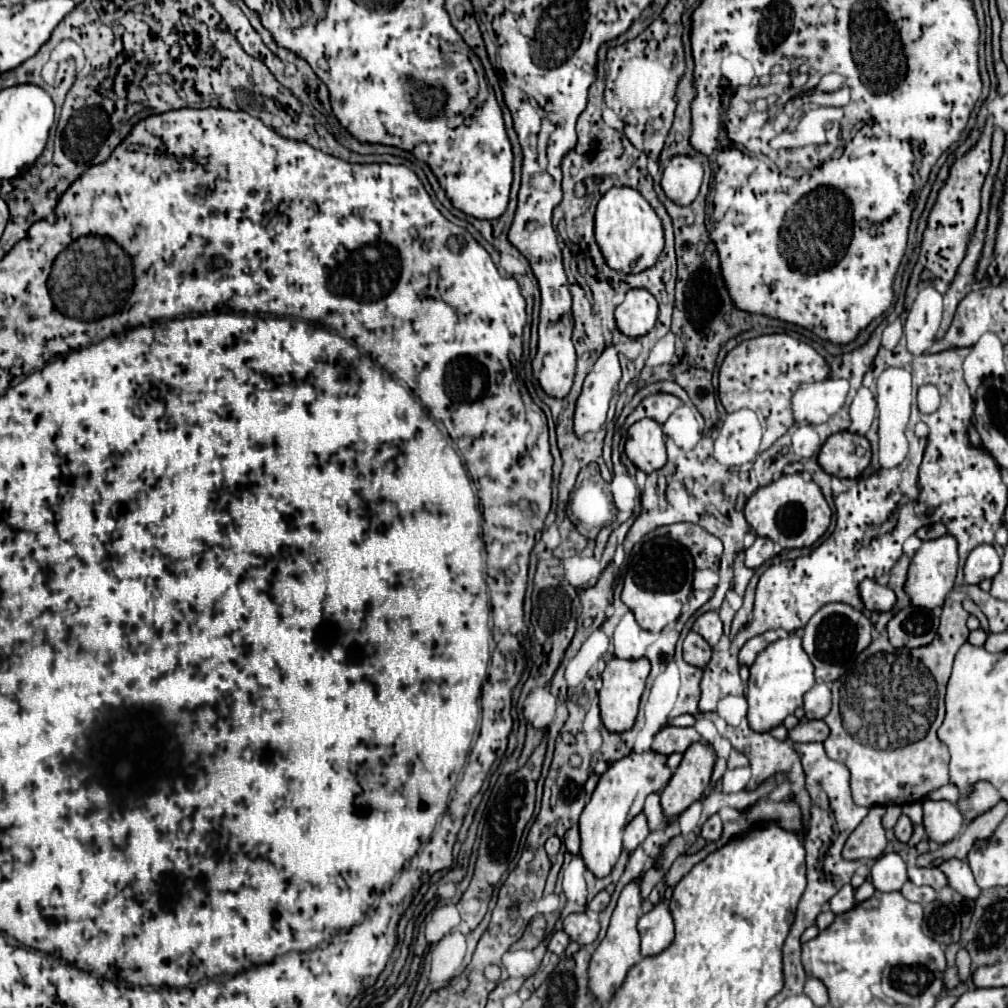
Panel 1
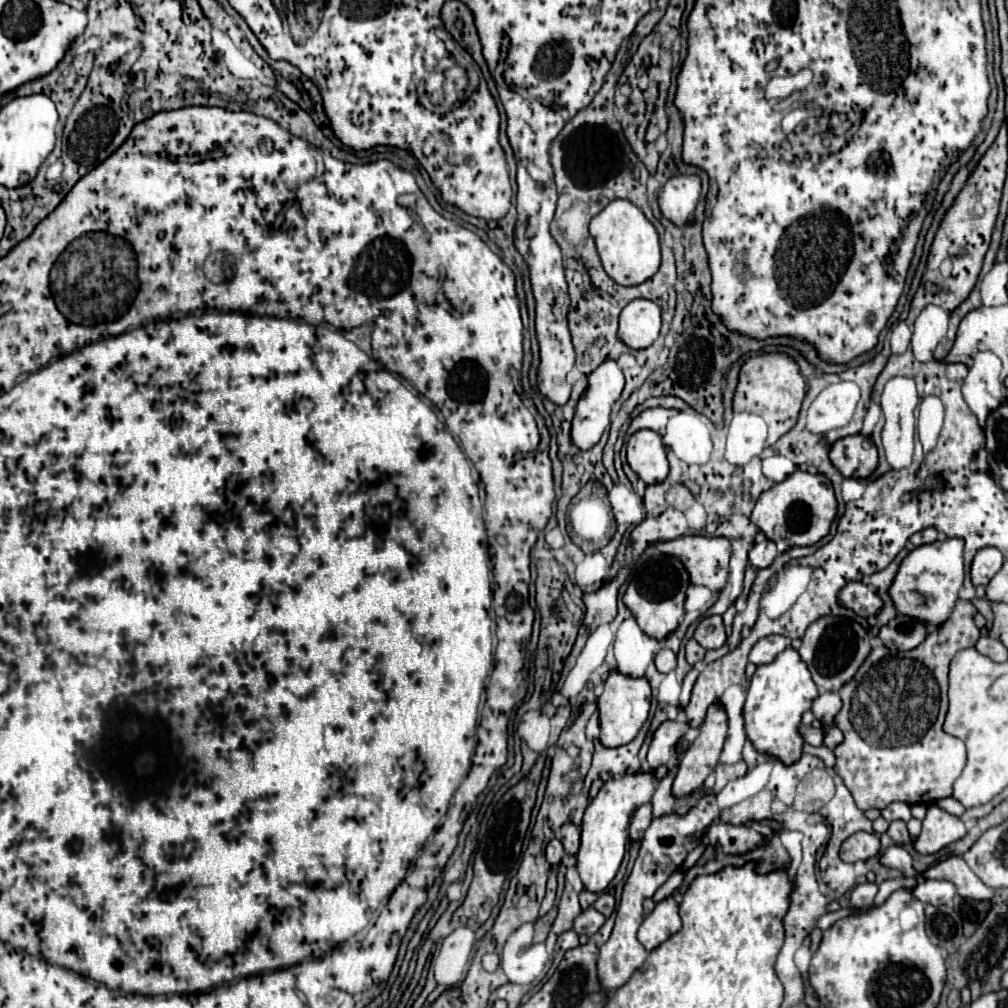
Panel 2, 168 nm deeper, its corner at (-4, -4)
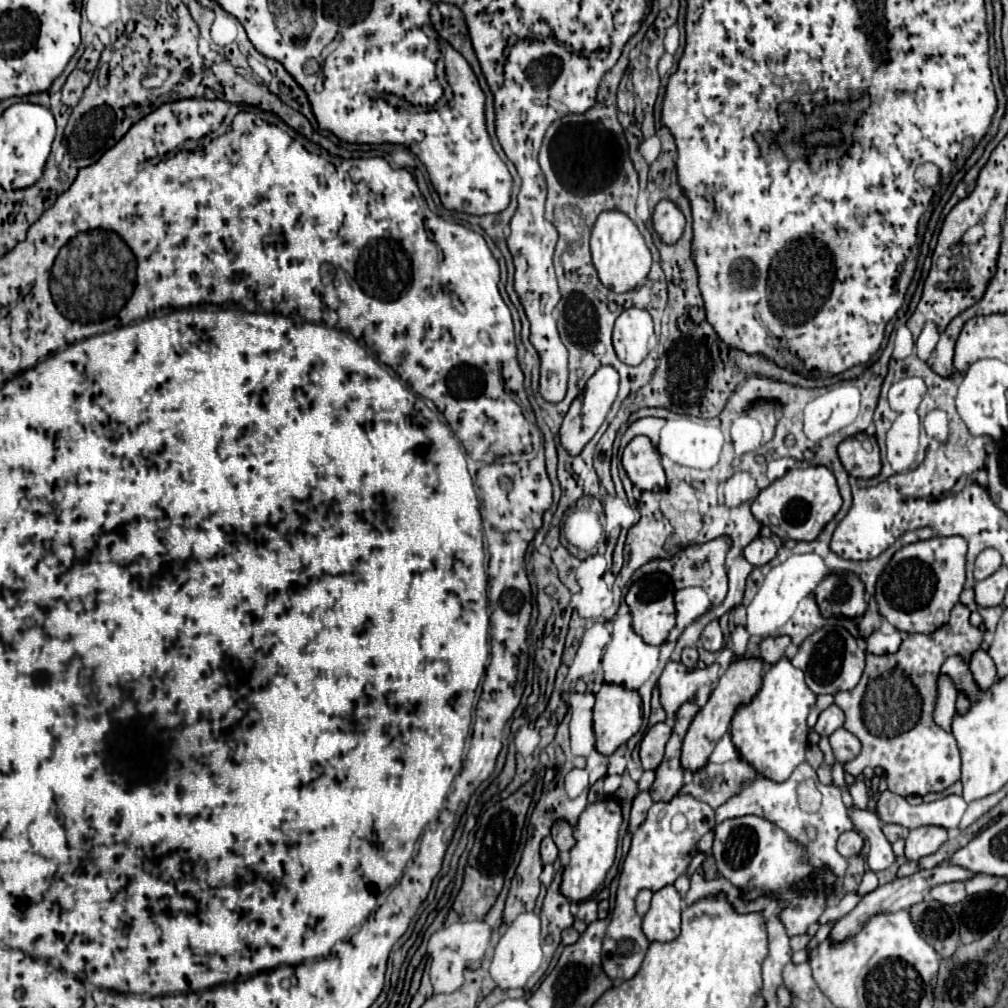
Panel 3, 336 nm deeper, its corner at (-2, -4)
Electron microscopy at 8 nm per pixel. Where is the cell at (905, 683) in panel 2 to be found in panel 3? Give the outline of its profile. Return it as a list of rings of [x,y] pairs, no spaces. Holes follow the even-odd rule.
[[[958,602],[952,608],[948,624],[942,626],[940,630],[936,630],[932,634],[908,636],[896,654],[884,654],[884,656],[866,654],[866,668],[864,668],[864,674],[862,674],[860,682],[856,684],[856,688],[852,688],[848,692],[838,692],[834,696],[834,702],[846,714],[844,728],[848,732],[852,732],[862,742],[862,752],[854,760],[844,764],[844,772],[848,772],[852,776],[860,776],[866,766],[882,768],[882,770],[886,770],[888,790],[898,796],[904,796],[904,798],[912,796],[912,794],[924,796],[928,792],[944,792],[946,788],[950,788],[954,782],[960,780],[962,758],[960,758],[960,748],[956,744],[956,738],[952,736],[952,732],[942,730],[934,722],[932,714],[934,714],[936,700],[938,700],[938,676],[940,676],[942,662],[952,654],[970,658],[972,652],[976,648],[980,648],[982,632],[978,628],[974,628],[968,618],[970,618],[970,608],[964,606],[962,602]]]

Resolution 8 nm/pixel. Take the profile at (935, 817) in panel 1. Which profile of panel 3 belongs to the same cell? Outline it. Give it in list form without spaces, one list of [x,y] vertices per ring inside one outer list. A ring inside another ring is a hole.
[[[920,826],[910,830],[906,838],[904,856],[908,860],[920,860],[934,854],[948,840],[948,830],[940,826]]]

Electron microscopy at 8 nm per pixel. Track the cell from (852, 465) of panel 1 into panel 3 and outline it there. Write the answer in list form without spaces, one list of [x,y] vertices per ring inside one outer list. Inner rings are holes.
[[[850,436],[838,446],[838,456],[842,466],[850,476],[856,478],[874,478],[880,472],[880,450],[876,440],[868,438],[870,448],[864,450],[860,436]]]

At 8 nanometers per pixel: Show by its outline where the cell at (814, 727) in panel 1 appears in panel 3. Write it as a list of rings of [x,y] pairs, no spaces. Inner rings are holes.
[[[838,728],[830,736],[830,744],[832,744],[832,752],[840,764],[844,764],[860,754],[860,740],[856,740],[856,736],[852,736],[846,728]]]

